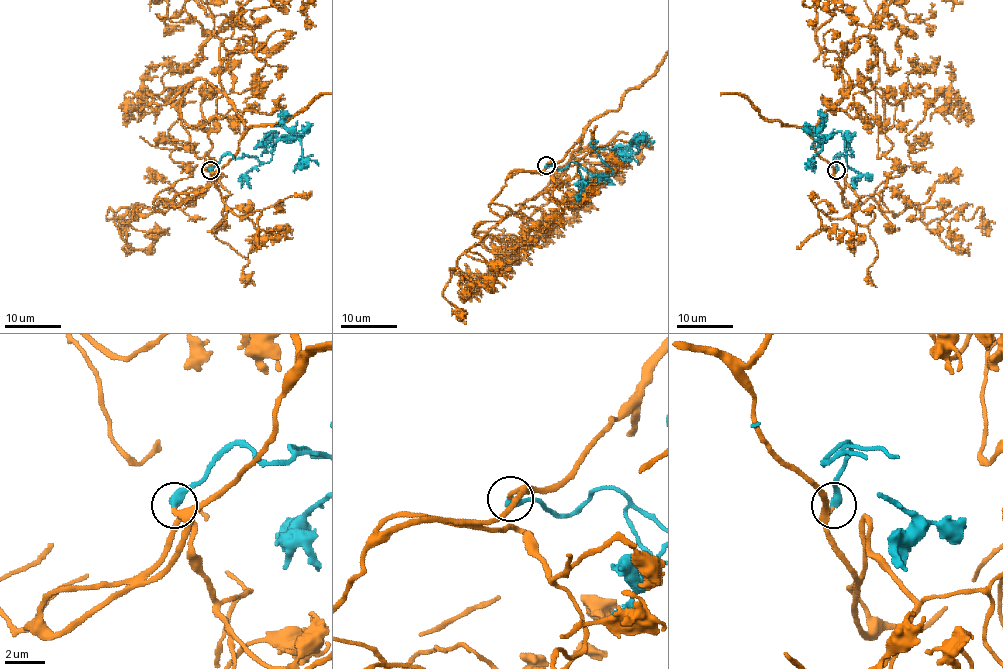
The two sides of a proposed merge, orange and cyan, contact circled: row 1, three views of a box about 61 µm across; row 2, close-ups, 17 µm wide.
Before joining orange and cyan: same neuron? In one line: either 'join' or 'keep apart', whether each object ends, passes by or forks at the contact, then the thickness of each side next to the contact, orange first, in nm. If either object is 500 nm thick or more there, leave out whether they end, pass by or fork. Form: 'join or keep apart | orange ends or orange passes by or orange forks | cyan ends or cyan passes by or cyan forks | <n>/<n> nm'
join | orange ends | cyan ends | 280/440 nm

